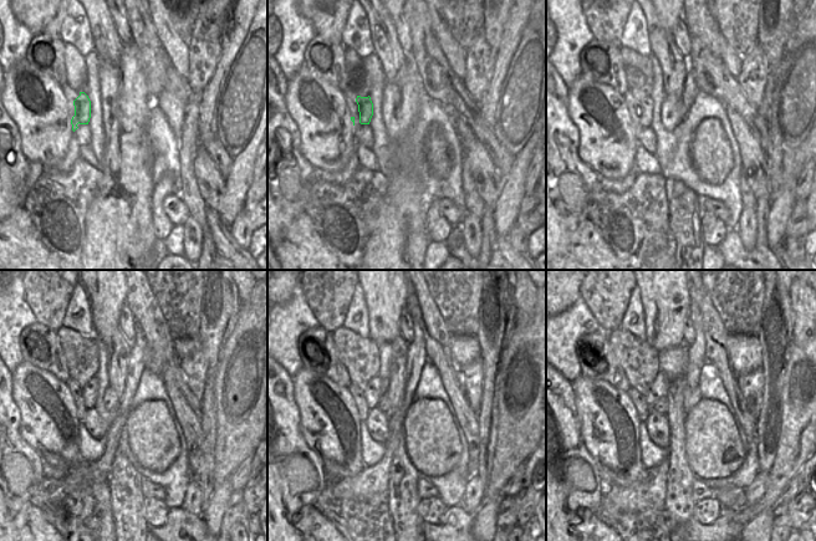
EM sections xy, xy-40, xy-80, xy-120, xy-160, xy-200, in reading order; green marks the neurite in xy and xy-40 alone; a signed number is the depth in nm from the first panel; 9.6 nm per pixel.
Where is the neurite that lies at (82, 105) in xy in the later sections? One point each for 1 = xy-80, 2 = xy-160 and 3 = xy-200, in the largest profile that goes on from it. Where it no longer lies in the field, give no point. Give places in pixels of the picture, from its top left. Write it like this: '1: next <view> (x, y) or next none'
1: next xy-80 (647, 103)
2: next xy-160 (373, 391)
3: next xy-200 (659, 388)

